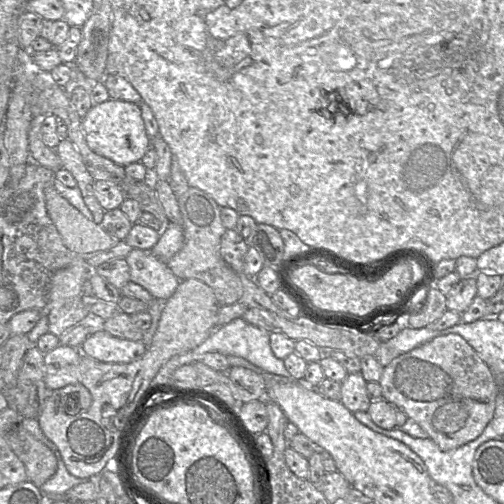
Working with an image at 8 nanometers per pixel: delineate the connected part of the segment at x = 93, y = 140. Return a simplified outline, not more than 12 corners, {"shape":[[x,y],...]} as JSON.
{"shape":[[109,99],[82,118],[90,149],[121,166],[151,148],[141,110]]}

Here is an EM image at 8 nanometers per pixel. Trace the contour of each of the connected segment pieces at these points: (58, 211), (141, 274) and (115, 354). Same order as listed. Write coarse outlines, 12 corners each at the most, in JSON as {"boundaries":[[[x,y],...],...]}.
{"boundaries":[[[51,183],[47,212],[63,243],[85,256],[117,240],[87,219]],[[151,250],[125,257],[130,281],[166,301],[180,280]],[[92,329],[82,354],[104,363],[130,363],[142,341]]]}

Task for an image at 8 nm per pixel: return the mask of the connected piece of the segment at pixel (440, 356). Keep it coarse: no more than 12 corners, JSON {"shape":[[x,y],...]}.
{"shape":[[457,334],[383,368],[382,398],[443,451],[475,440],[499,386]]}

